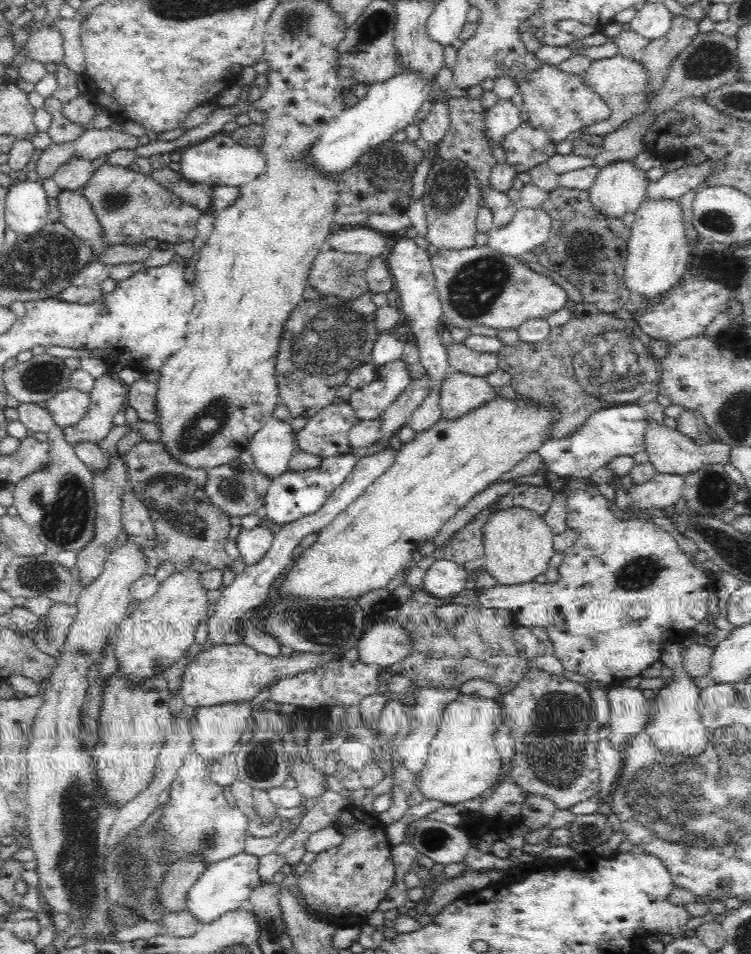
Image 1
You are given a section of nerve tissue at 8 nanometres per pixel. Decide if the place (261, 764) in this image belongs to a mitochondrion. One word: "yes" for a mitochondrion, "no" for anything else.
yes

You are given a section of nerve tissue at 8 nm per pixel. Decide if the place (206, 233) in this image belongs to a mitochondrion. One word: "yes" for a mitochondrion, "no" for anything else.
no

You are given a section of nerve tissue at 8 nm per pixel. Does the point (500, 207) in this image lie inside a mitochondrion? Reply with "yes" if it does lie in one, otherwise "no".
no

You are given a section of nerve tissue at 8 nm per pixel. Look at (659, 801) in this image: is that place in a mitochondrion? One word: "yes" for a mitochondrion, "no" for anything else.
yes

